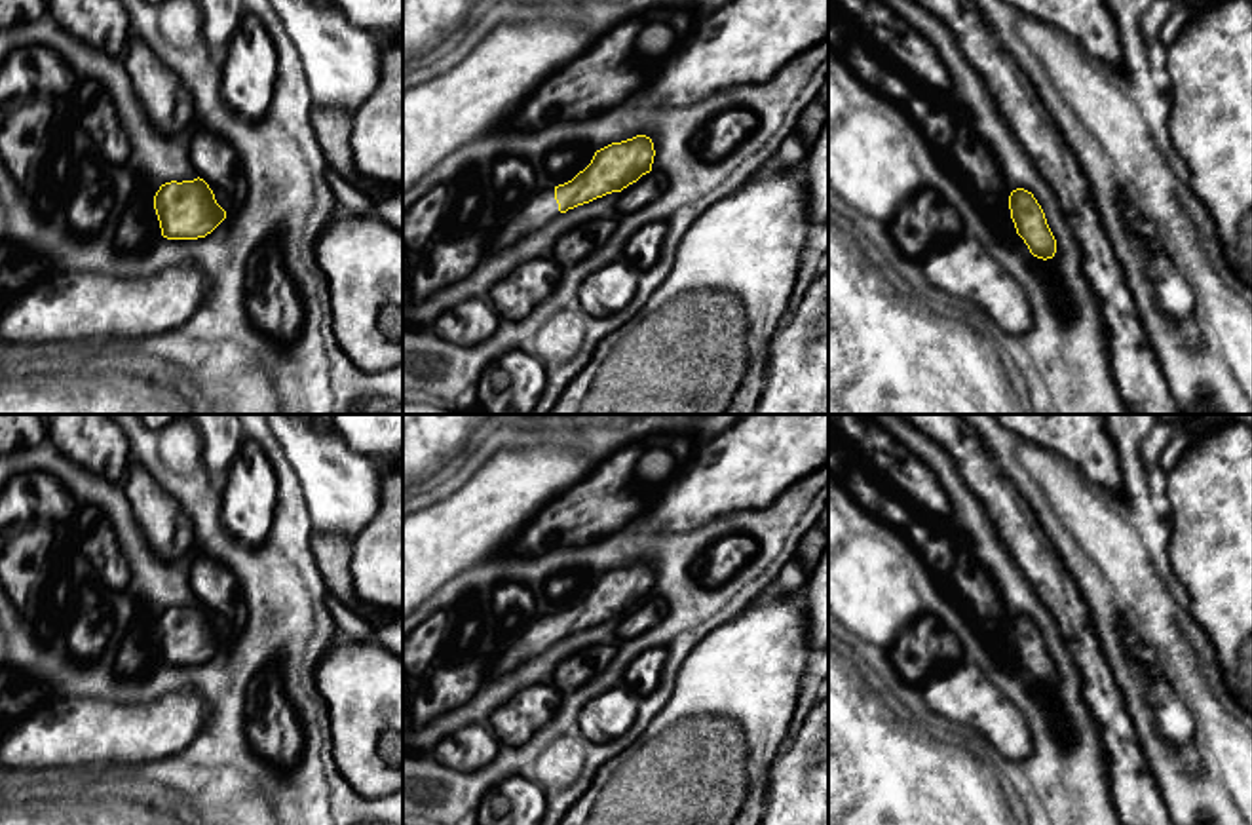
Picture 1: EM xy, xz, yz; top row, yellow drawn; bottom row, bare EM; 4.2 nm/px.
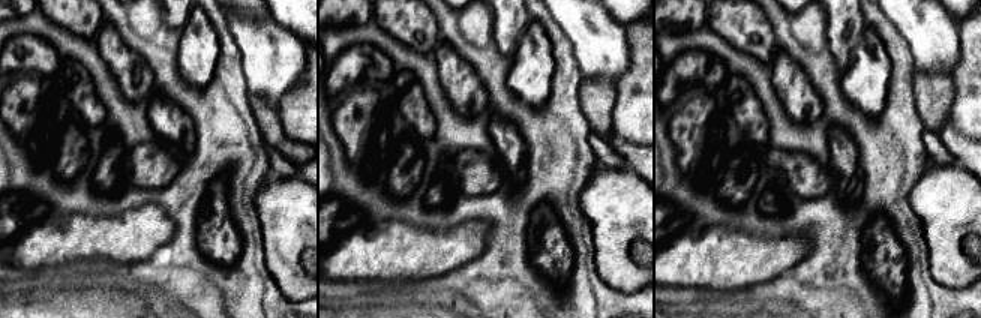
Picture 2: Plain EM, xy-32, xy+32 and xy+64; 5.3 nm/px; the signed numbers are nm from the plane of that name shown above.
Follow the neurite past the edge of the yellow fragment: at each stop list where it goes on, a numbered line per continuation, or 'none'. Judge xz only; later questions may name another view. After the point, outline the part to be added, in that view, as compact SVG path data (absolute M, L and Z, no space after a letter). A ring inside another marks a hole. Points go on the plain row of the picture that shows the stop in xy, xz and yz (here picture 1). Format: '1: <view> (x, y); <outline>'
1: xz (542, 633); M555 614L540 616L509 646L494 656L486 671L486 679L517 671L559 641L560 637L555 625Z

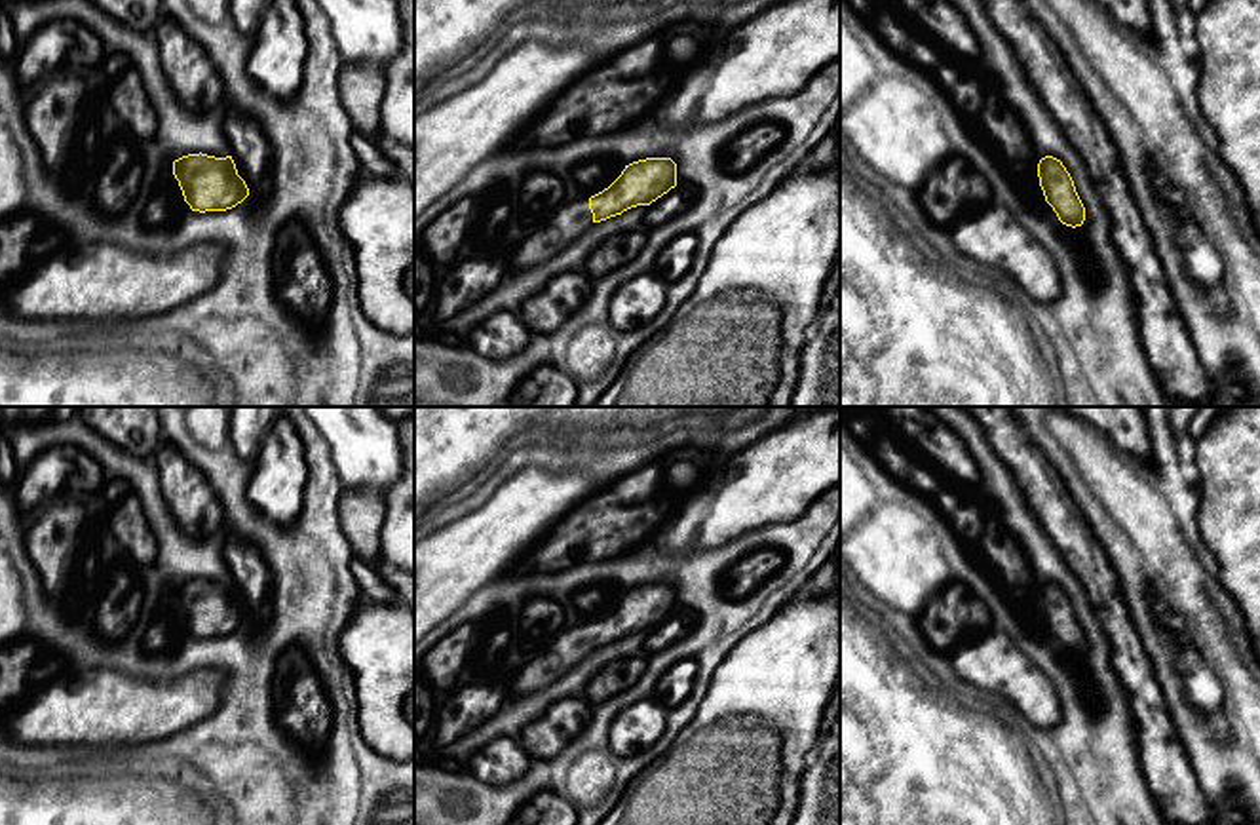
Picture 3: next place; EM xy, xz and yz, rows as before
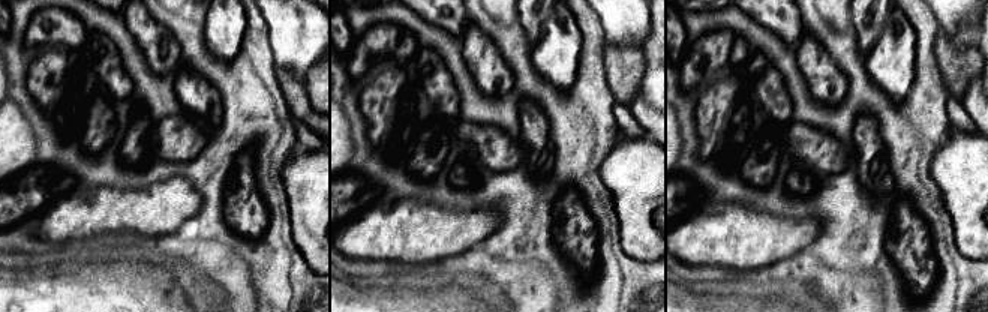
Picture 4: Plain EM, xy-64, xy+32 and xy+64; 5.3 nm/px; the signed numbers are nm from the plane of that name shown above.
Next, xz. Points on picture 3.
1: xz (572, 645); M589 624L566 627L544 652L509 675L507 701L551 684L593 650Z

